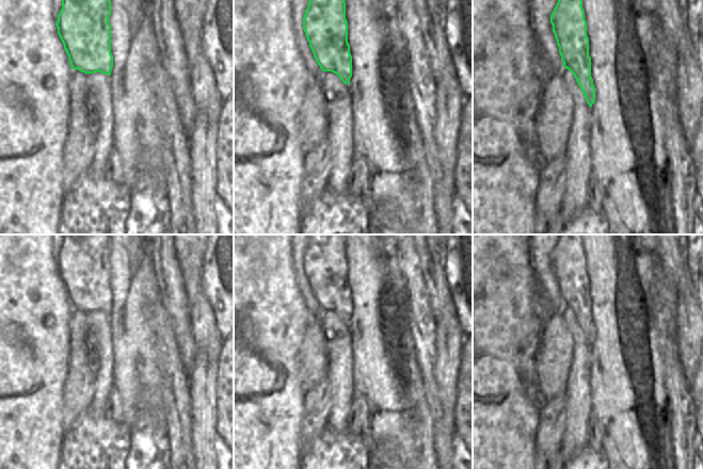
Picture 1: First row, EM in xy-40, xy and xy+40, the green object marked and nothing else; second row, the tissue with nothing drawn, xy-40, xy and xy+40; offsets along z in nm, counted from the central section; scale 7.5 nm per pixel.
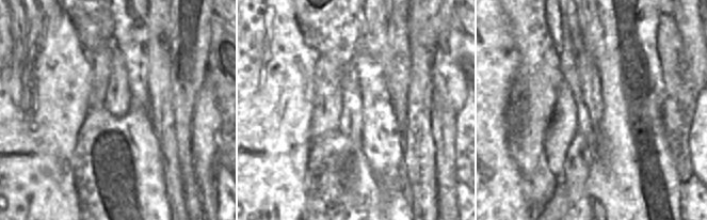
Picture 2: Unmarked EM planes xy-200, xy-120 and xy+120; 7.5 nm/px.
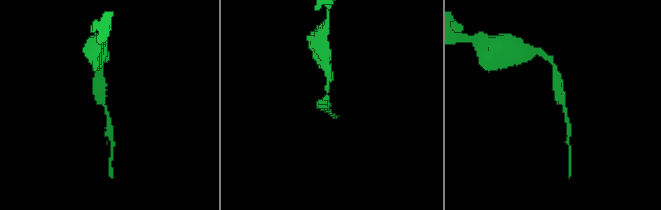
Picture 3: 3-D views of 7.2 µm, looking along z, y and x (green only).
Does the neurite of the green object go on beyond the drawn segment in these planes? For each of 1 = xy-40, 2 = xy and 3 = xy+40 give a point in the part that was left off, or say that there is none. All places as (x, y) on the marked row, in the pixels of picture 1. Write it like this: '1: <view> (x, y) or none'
1: none
2: none
3: none

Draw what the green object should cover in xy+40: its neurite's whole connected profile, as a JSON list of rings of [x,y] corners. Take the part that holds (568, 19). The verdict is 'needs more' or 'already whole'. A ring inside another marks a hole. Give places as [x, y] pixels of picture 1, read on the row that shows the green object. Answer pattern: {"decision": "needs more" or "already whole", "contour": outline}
{"decision": "already whole", "contour": [[[558,0],[550,23],[563,67],[575,77],[589,107],[595,102],[591,58],[582,0]]]}

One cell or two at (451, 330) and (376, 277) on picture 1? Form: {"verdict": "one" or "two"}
{"verdict": "two"}

